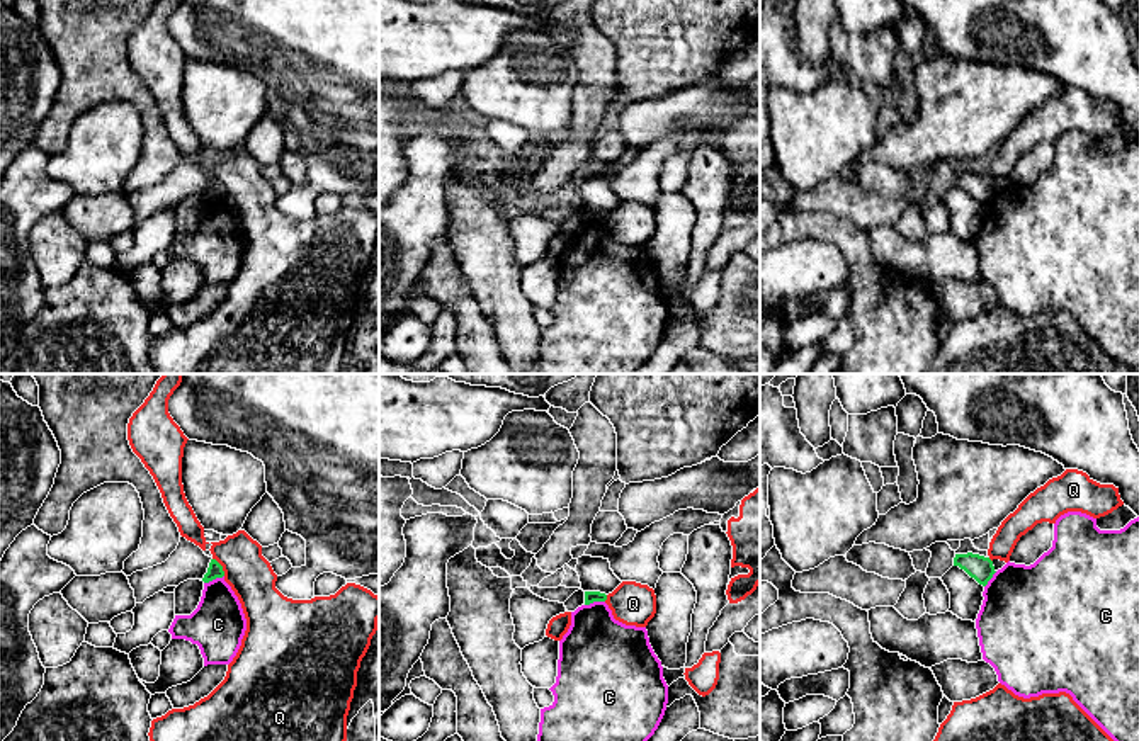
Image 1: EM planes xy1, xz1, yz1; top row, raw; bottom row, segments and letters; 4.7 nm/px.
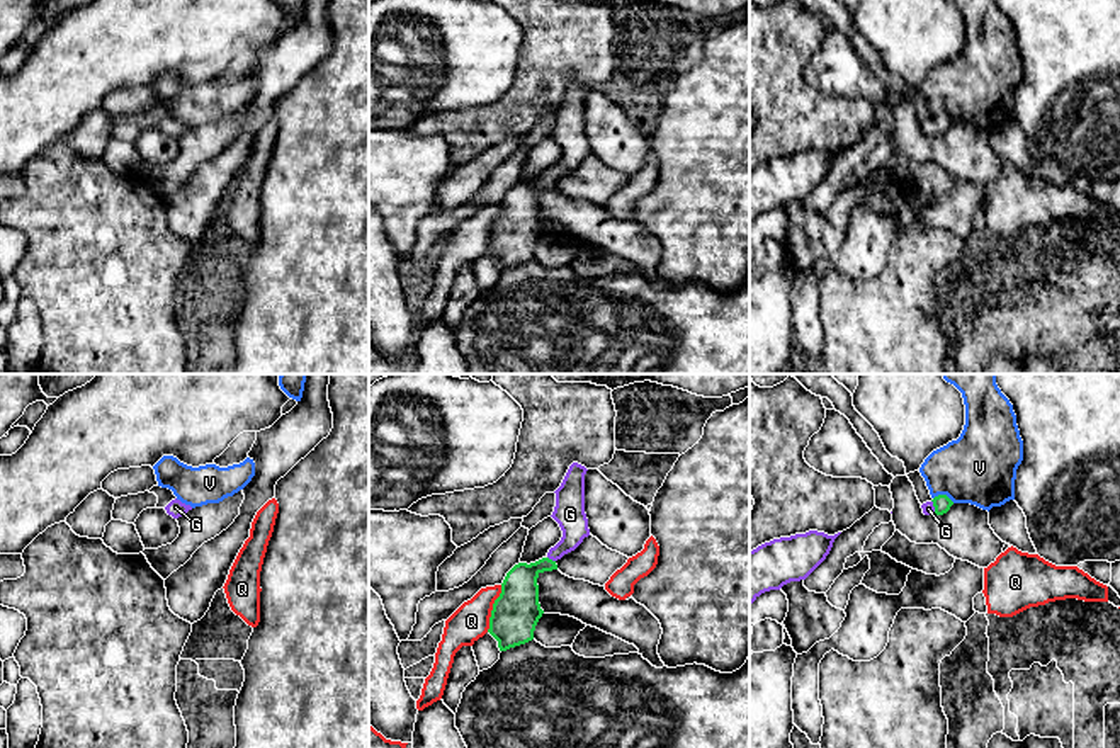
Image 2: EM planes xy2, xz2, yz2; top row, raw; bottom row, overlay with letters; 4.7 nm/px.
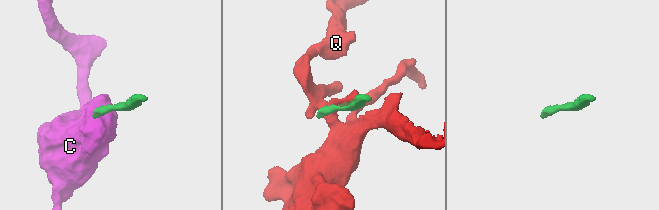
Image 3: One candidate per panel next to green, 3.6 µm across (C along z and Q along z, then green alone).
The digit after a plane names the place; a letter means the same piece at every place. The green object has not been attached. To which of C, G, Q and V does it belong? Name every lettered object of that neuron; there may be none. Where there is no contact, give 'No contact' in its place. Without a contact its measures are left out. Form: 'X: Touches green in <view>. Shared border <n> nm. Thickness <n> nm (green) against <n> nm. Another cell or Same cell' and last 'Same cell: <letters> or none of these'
C: Touches green in xy1. Shared border 100 nm. Thickness 70 nm (green) against 260 nm. Another cell
G: Touches green in xz2. Shared border 50 nm. Thickness 190 nm (green) against 140 nm. Same cell
Q: Touches green in xz2. Shared border 240 nm. Thickness 220 nm (green) against 180 nm. Another cell
V: Touches green in yz2. Shared border 110 nm. Thickness 90 nm (green) against 340 nm. Another cell
Same cell: G

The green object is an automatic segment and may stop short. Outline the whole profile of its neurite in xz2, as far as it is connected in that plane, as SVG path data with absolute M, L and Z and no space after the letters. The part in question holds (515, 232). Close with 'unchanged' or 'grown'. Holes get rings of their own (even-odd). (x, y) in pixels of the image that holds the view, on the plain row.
M573 82L556 112L552 138L563 150L561 160L547 175L535 182L518 182L505 196L501 212L493 223L488 252L498 260L500 270L534 258L534 250L544 230L539 223L537 197L557 189L556 180L574 170L590 155L585 133L586 87Z | grown

